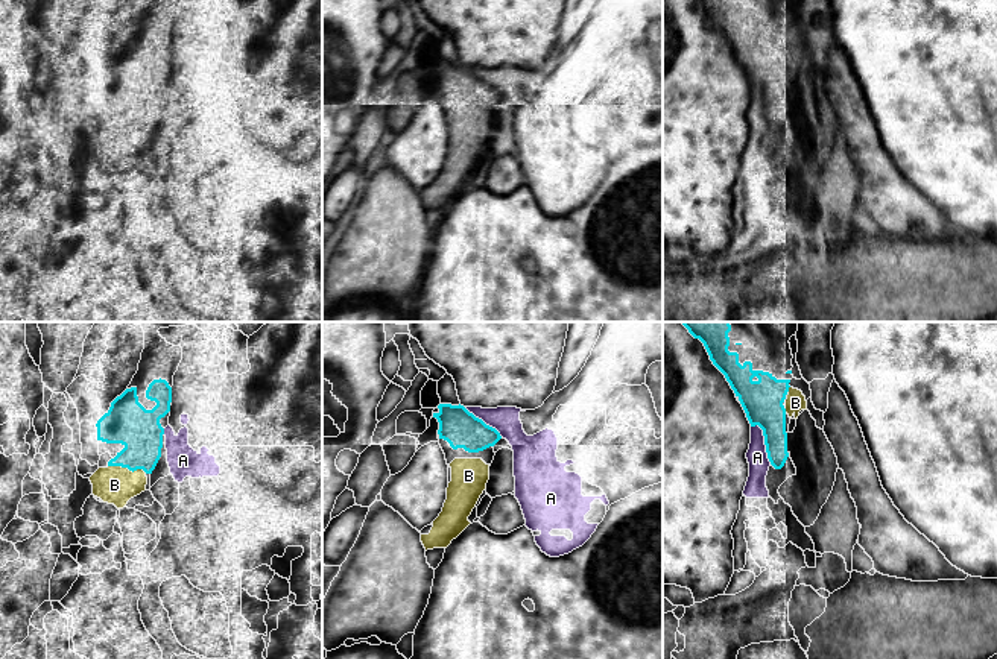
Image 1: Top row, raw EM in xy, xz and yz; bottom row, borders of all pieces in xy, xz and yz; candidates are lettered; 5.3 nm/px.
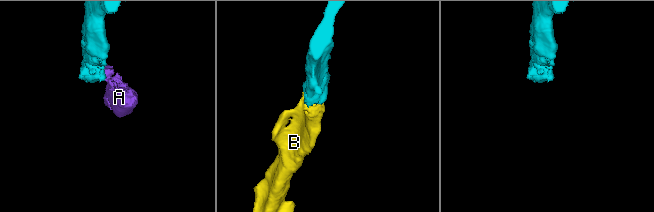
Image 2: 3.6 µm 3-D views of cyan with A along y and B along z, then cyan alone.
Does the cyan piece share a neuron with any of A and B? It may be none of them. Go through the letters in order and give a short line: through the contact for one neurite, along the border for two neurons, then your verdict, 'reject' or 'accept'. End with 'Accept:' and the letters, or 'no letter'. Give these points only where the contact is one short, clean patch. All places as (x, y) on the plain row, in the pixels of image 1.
A: reject
B: accept
Accept: B

